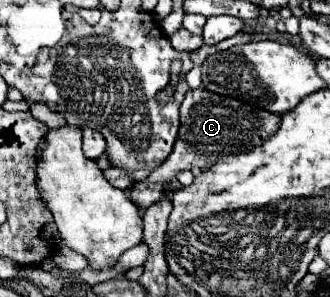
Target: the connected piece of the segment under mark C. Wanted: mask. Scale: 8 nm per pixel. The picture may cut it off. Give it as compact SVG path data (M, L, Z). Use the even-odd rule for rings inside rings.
M205 88L189 90L179 108L179 114L181 114L181 126L179 126L173 152L159 168L155 168L149 174L149 178L141 180L139 184L133 184L133 188L129 190L129 198L143 210L149 208L153 202L169 196L169 188L175 182L179 172L193 170L193 168L209 170L209 166L213 166L213 162L217 162L223 156L253 150L265 138L277 132L279 120L281 120L281 114L261 110L247 102L239 102L229 96L209 92Z

